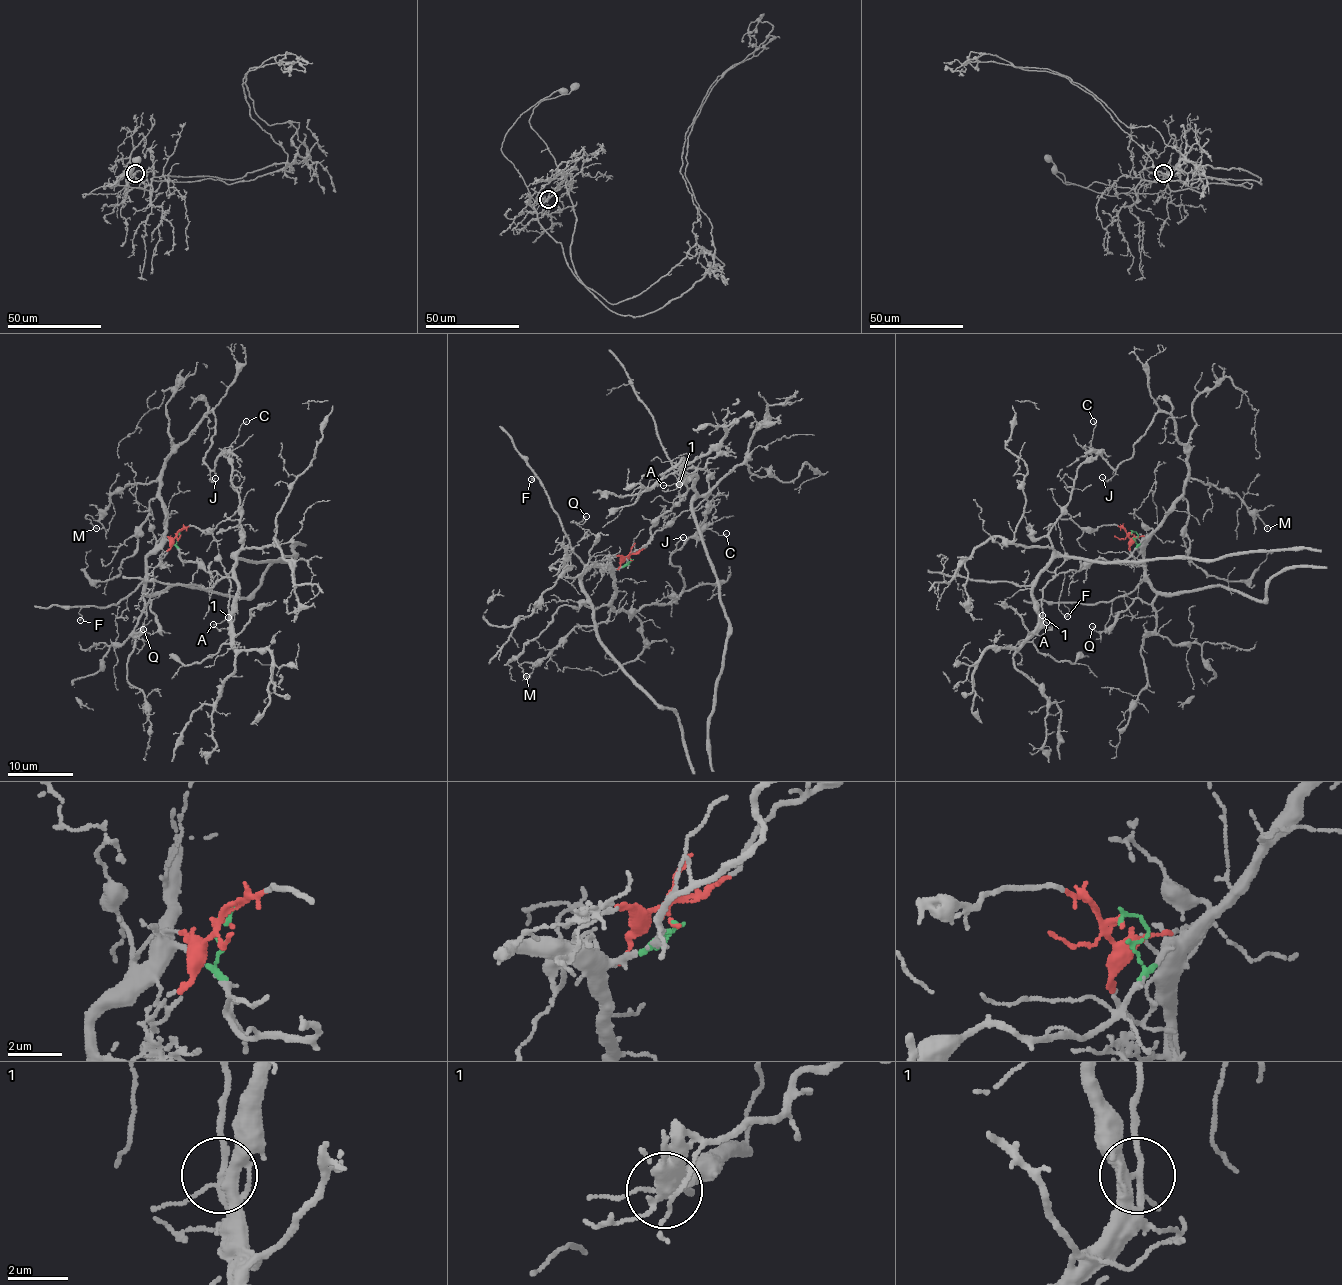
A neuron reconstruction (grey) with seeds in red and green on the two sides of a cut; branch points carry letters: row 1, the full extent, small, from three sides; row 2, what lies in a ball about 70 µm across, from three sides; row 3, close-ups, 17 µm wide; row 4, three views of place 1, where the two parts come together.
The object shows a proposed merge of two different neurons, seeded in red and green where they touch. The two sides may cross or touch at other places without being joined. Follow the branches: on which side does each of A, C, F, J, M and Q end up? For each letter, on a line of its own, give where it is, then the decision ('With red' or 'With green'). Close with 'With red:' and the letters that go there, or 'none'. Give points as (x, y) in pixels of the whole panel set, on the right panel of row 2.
A: Place: (1046, 622). With green
C: Place: (1093, 421). With green
F: Place: (1067, 616). With green
J: Place: (1102, 477). With green
M: Place: (1267, 528). With green
Q: Place: (1092, 626). With green
With red: none

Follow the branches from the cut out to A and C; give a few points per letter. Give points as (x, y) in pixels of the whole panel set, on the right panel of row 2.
A: (1131, 533), (1137, 535), (1136, 548), (1123, 561), (1095, 558), (1048, 582), (1042, 616), (1047, 622)
C: (1131, 533), (1146, 536), (1181, 494), (1183, 445), (1159, 411), (1116, 469), (1092, 448), (1093, 420)

